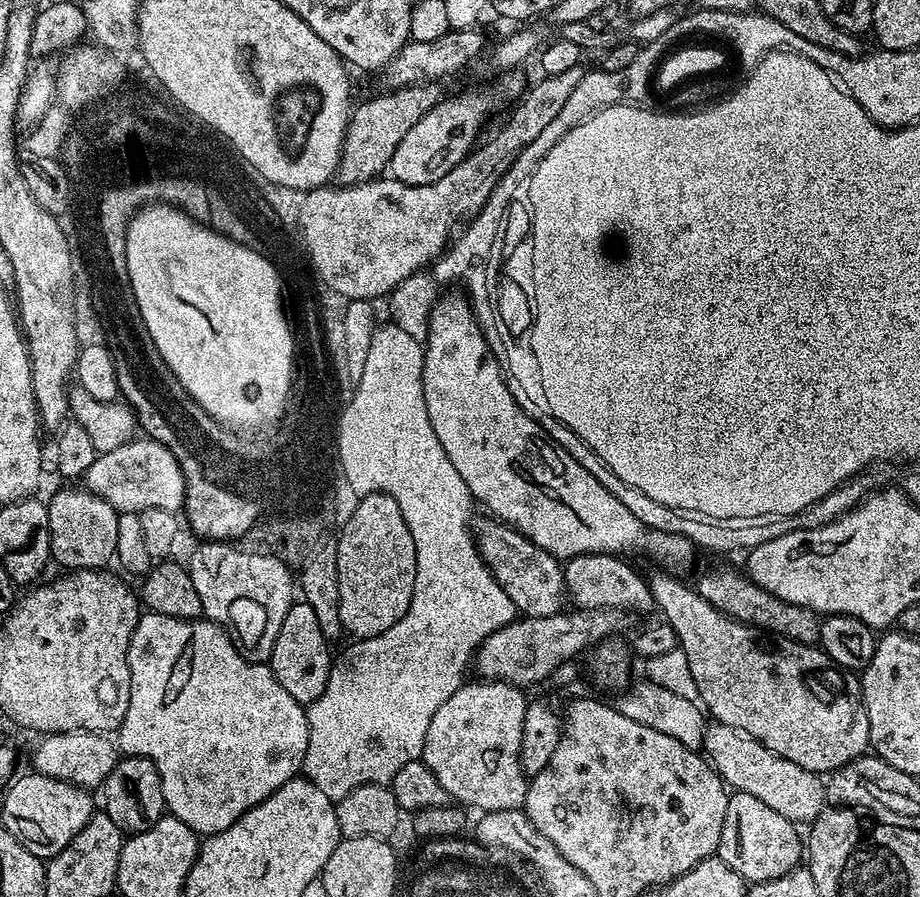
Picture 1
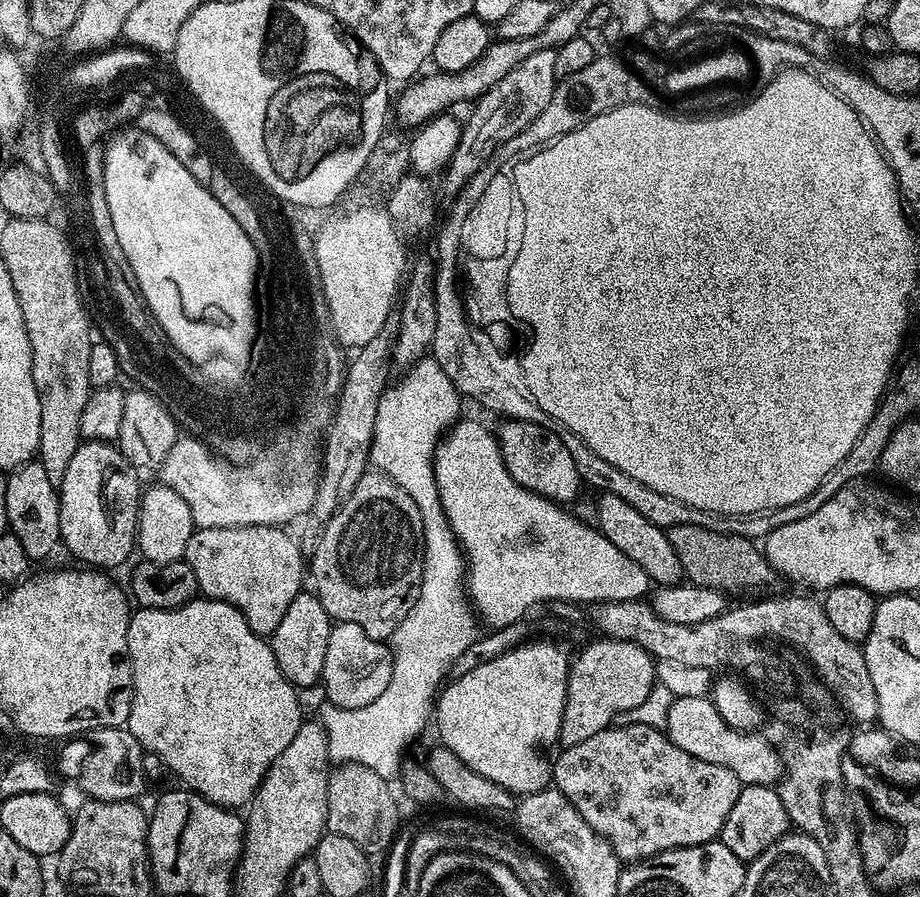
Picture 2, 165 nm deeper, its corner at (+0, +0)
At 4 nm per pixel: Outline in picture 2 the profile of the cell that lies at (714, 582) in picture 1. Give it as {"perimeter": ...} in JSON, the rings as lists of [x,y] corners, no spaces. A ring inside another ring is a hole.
{"perimeter":[[[675,524],[673,528],[667,529],[667,533],[670,546],[674,546],[674,554],[678,554],[678,562],[682,562],[687,583],[697,588],[731,594],[744,592],[747,588],[768,588],[778,580],[777,573],[772,571],[763,551],[757,545],[755,548],[751,539],[693,524]]]}

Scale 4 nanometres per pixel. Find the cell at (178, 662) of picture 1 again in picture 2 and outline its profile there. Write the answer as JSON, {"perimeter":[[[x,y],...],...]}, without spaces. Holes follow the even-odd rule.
{"perimeter":[[[197,598],[188,604],[183,604],[180,608],[140,608],[139,610],[133,611],[128,618],[128,659],[132,661],[132,715],[130,717],[130,727],[134,738],[140,743],[141,748],[144,749],[145,753],[160,759],[162,763],[164,763],[165,769],[167,769],[169,773],[173,772],[173,774],[184,783],[181,785],[187,786],[199,796],[204,796],[210,802],[214,802],[223,808],[233,810],[243,809],[245,805],[251,801],[252,797],[256,795],[256,789],[263,784],[264,776],[270,770],[274,758],[278,758],[278,754],[282,754],[282,750],[286,750],[286,746],[290,746],[290,742],[294,742],[294,734],[298,734],[302,721],[302,713],[298,706],[298,698],[296,697],[297,689],[284,677],[282,670],[278,670],[278,662],[274,658],[274,650],[272,649],[271,643],[269,643],[265,637],[258,635],[254,630],[250,630],[246,618],[242,618],[242,614],[234,606],[230,606],[221,600]]]}

